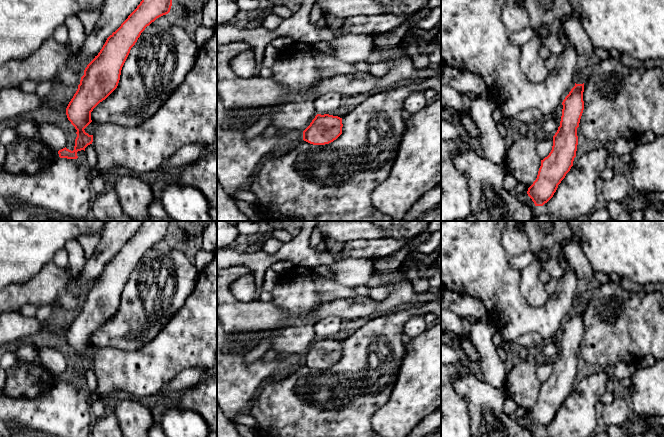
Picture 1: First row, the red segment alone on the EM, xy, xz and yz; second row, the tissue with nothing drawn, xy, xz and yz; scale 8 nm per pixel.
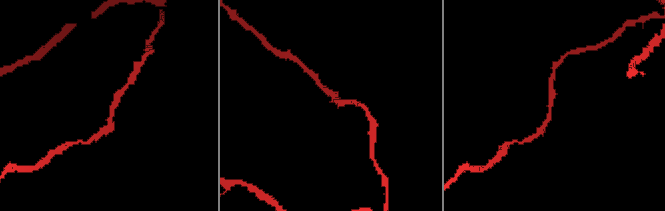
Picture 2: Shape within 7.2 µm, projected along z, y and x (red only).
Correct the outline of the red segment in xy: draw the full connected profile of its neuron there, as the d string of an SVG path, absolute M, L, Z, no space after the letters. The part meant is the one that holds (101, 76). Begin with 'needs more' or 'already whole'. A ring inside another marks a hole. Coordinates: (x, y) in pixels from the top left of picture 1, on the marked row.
already whole | M142 0L87 65L66 108L67 118L77 130L74 150L59 150L60 158L77 159L77 152L92 144L93 135L84 130L92 122L91 112L117 88L122 67L141 33L157 18L168 14L171 6L172 0Z

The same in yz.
already whole | M575 83L562 102L560 126L553 136L552 150L541 160L537 178L527 191L535 206L543 206L553 197L573 166L578 145L577 128L584 110L583 92L584 83Z

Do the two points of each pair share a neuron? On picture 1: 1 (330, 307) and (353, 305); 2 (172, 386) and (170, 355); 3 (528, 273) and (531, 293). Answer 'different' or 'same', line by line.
1: same
2: different
3: same

